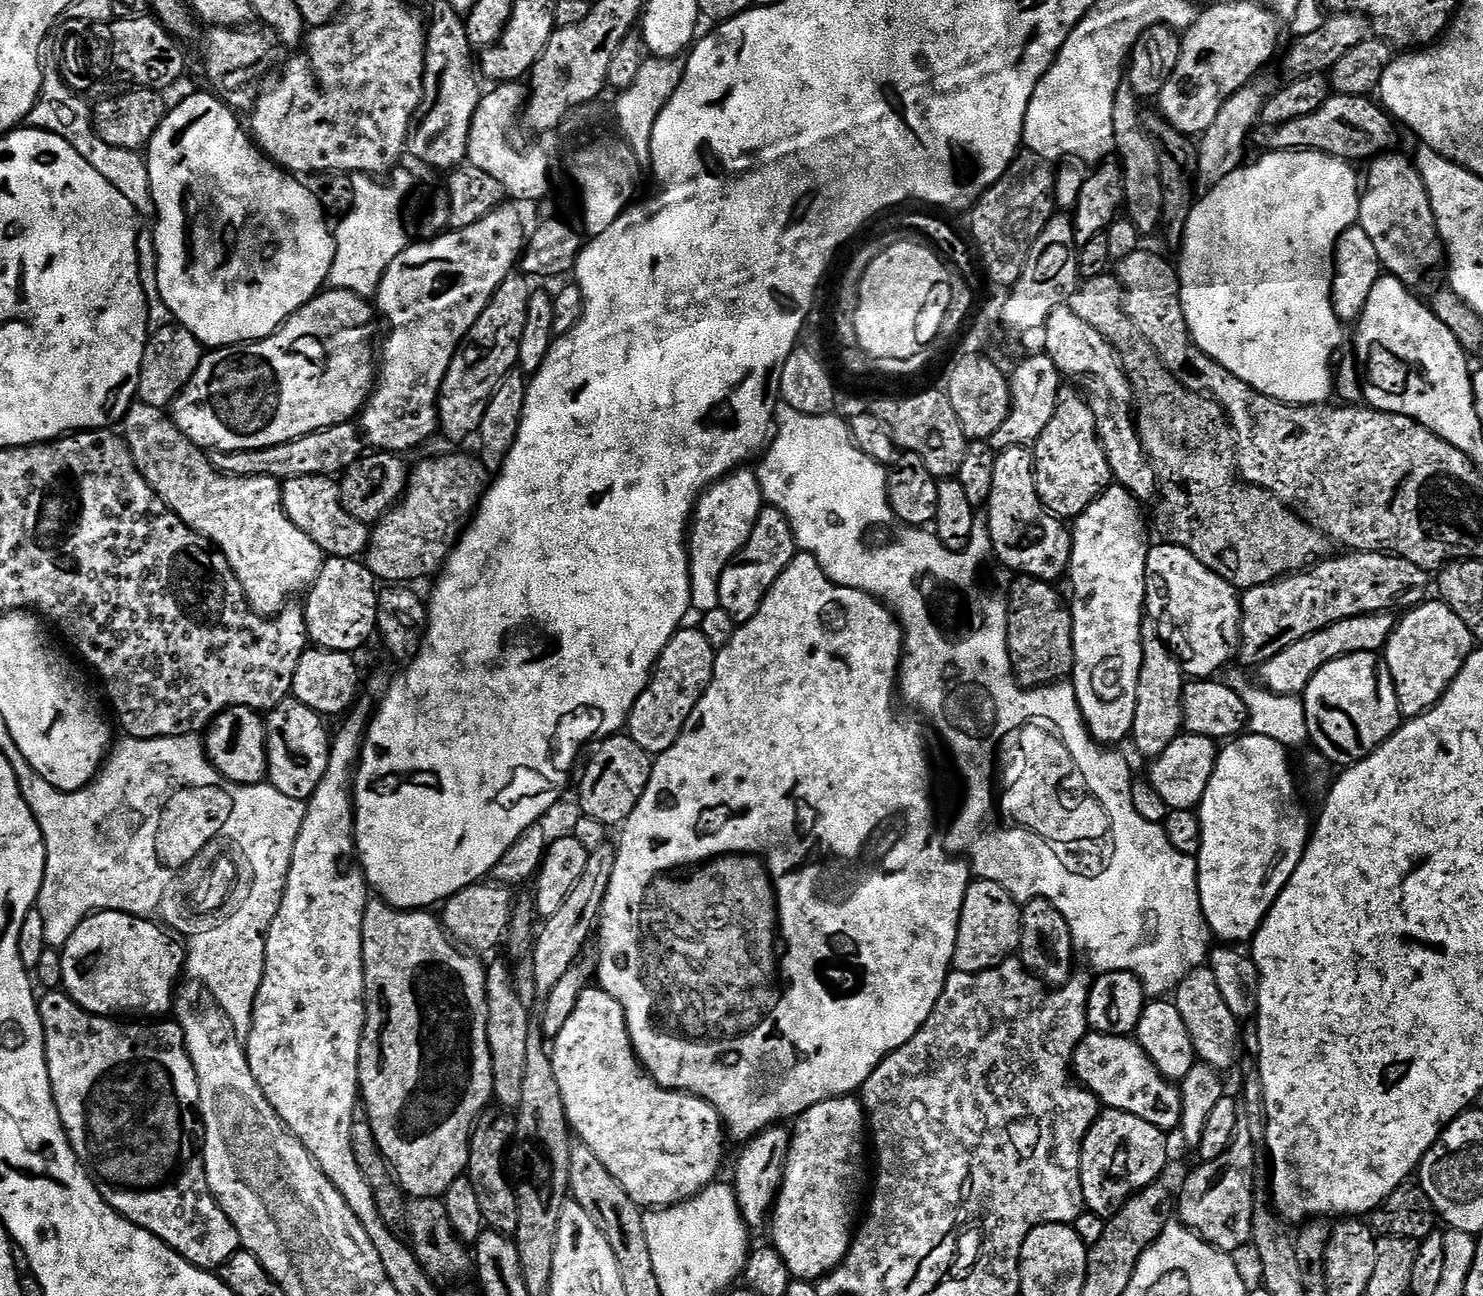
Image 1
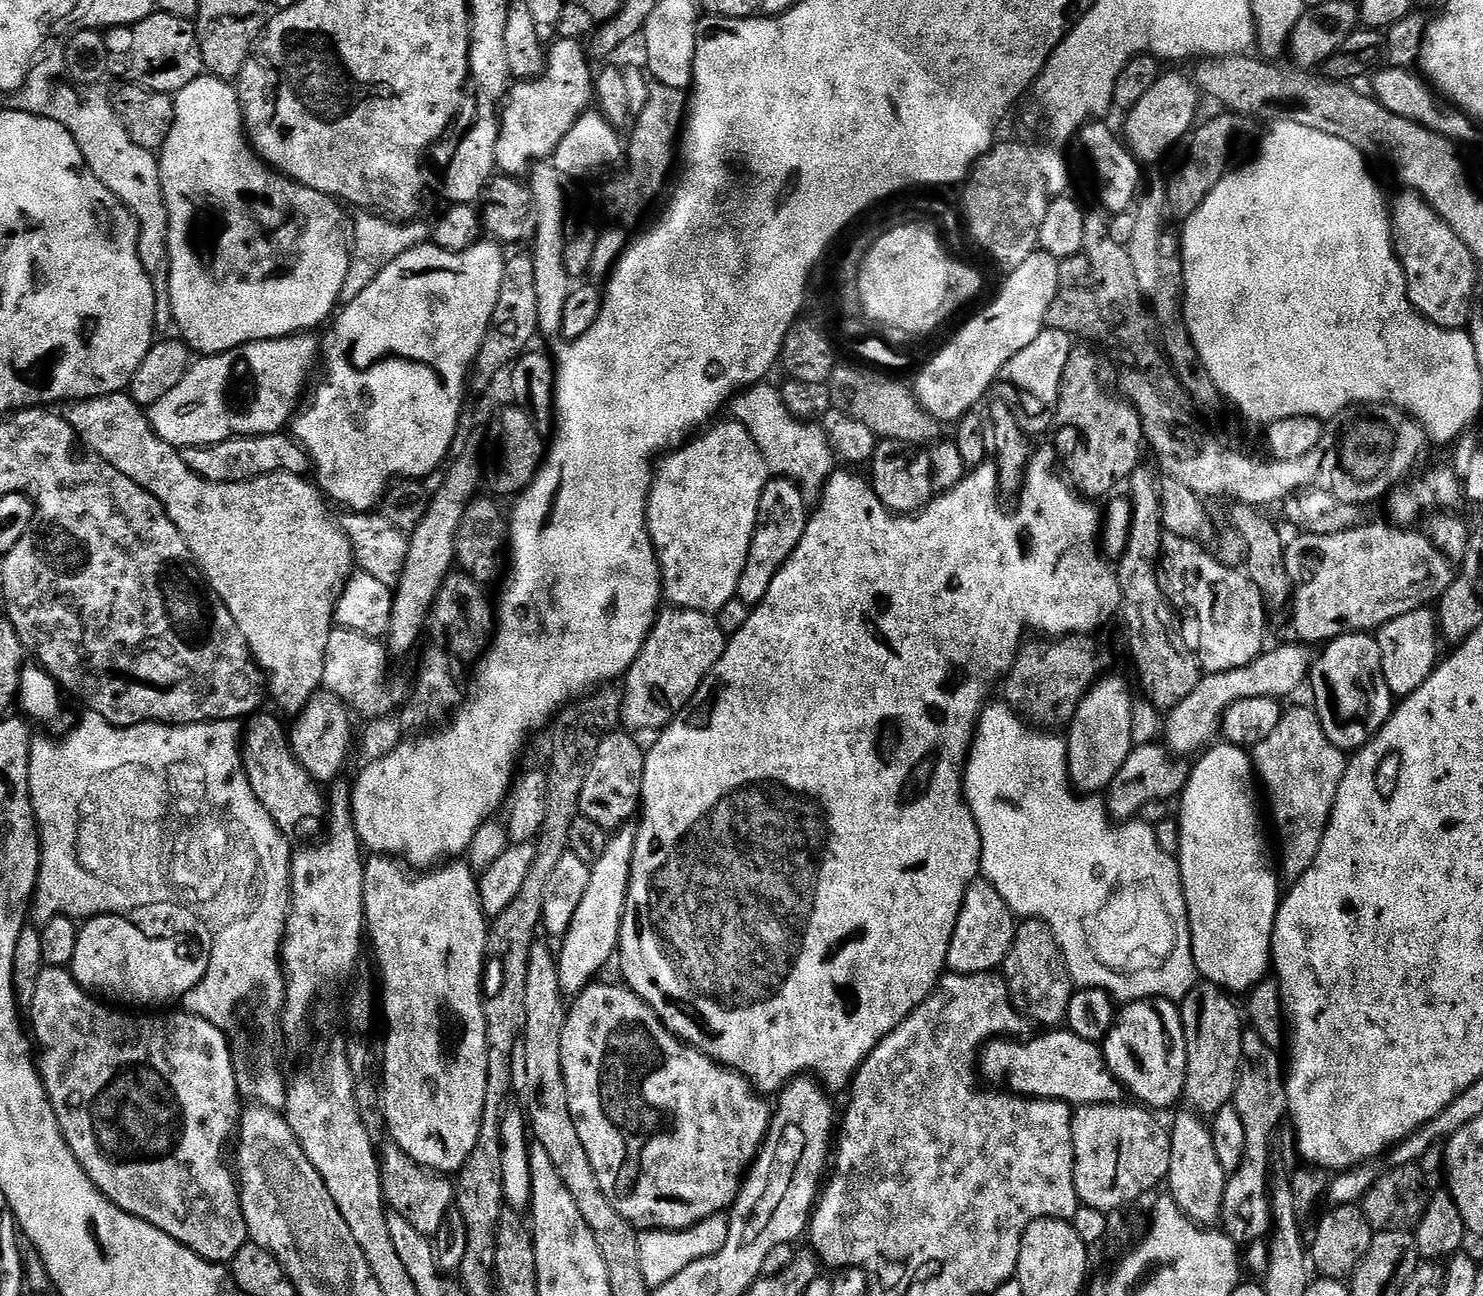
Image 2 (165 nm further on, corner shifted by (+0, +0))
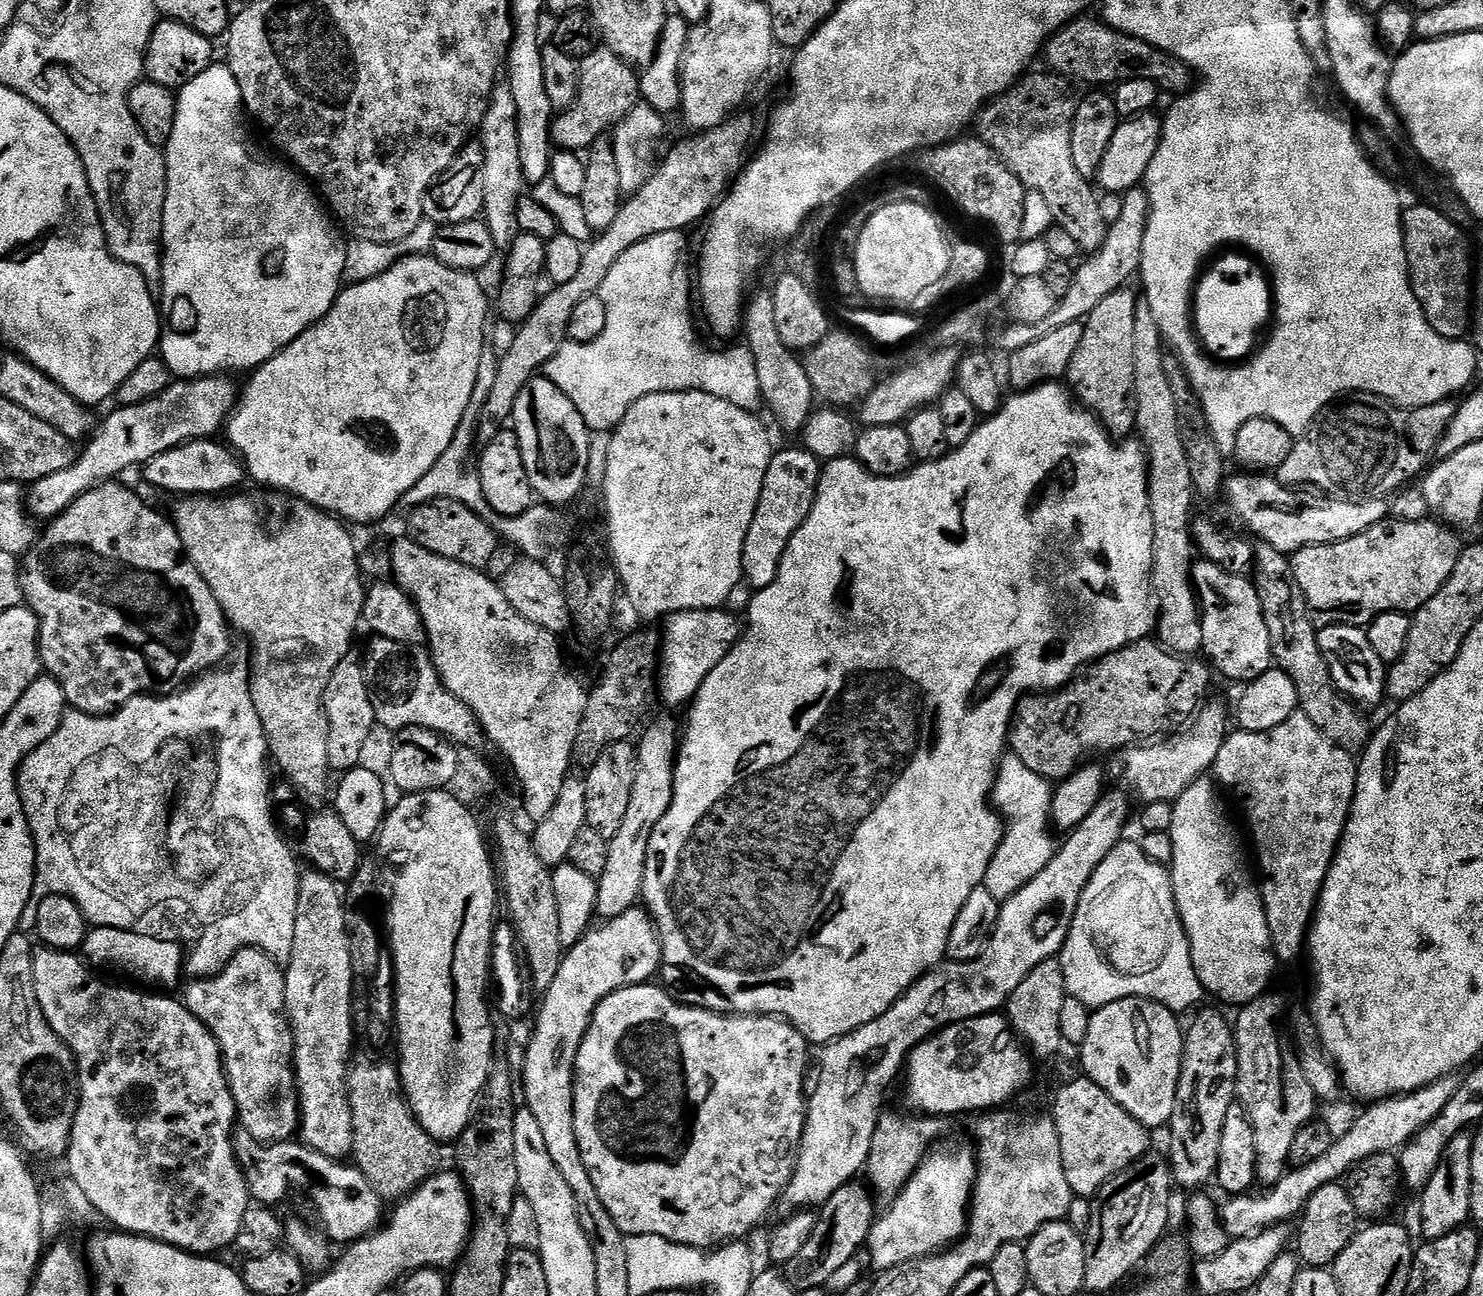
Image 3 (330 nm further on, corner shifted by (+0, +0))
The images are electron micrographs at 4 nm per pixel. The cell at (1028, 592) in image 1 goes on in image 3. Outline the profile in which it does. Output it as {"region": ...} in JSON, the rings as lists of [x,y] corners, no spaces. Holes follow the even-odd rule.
{"region":[[[1152,638],[1128,644],[1122,650],[1095,661],[1087,671],[1077,675],[1071,684],[1051,694],[1029,694],[1018,701],[1012,712],[1012,724],[1008,727],[1007,747],[1011,755],[1022,758],[1023,764],[1030,766],[1034,774],[1049,782],[1059,782],[1073,776],[1076,769],[1091,757],[1088,756],[1091,752],[1115,753],[1131,748],[1137,742],[1163,737],[1189,718],[1195,717],[1205,703],[1204,695],[1212,684],[1214,672],[1203,659],[1196,659],[1200,658],[1182,656],[1163,648]]]}

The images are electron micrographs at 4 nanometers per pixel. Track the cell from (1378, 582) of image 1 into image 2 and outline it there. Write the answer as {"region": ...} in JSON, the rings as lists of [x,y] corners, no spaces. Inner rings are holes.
{"region":[[[1364,522],[1338,534],[1300,534],[1297,537],[1297,540],[1287,541],[1284,561],[1288,576],[1292,580],[1290,613],[1292,612],[1292,628],[1296,631],[1295,639],[1308,646],[1320,643],[1323,645],[1339,636],[1368,634],[1378,630],[1383,624],[1402,614],[1439,601],[1454,579],[1453,565],[1420,530],[1409,530],[1407,527],[1393,526],[1388,522]]]}

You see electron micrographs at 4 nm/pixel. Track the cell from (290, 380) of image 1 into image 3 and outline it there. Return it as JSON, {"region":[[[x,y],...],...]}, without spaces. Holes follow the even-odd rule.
{"region":[[[224,374],[214,376],[201,376],[199,378],[180,378],[169,384],[160,396],[150,398],[150,402],[142,402],[138,406],[117,407],[117,412],[109,414],[105,420],[99,421],[94,435],[83,445],[82,451],[77,455],[76,461],[66,470],[58,470],[54,474],[46,474],[46,478],[31,481],[26,488],[26,503],[29,516],[40,522],[51,522],[62,515],[73,502],[90,489],[97,488],[102,482],[111,481],[119,472],[127,468],[142,466],[150,462],[150,458],[158,458],[166,450],[185,444],[188,440],[202,440],[217,435],[216,431],[225,427],[226,421],[236,407],[238,399],[238,384],[235,379]]]}

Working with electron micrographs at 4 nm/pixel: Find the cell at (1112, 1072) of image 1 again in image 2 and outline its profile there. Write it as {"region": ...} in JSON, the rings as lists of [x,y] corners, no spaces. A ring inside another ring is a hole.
{"region":[[[1048,1030],[1043,1034],[1045,1036],[1036,1036],[1033,1040],[997,1038],[988,1041],[980,1049],[978,1057],[978,1072],[983,1083],[996,1090],[1007,1090],[1013,1096],[1038,1100],[1063,1100],[1065,1104],[1073,1106],[1119,1104],[1125,1099],[1126,1089],[1109,1070],[1100,1044],[1090,1042],[1086,1038],[1078,1038],[1078,1034],[1067,1030]]]}

